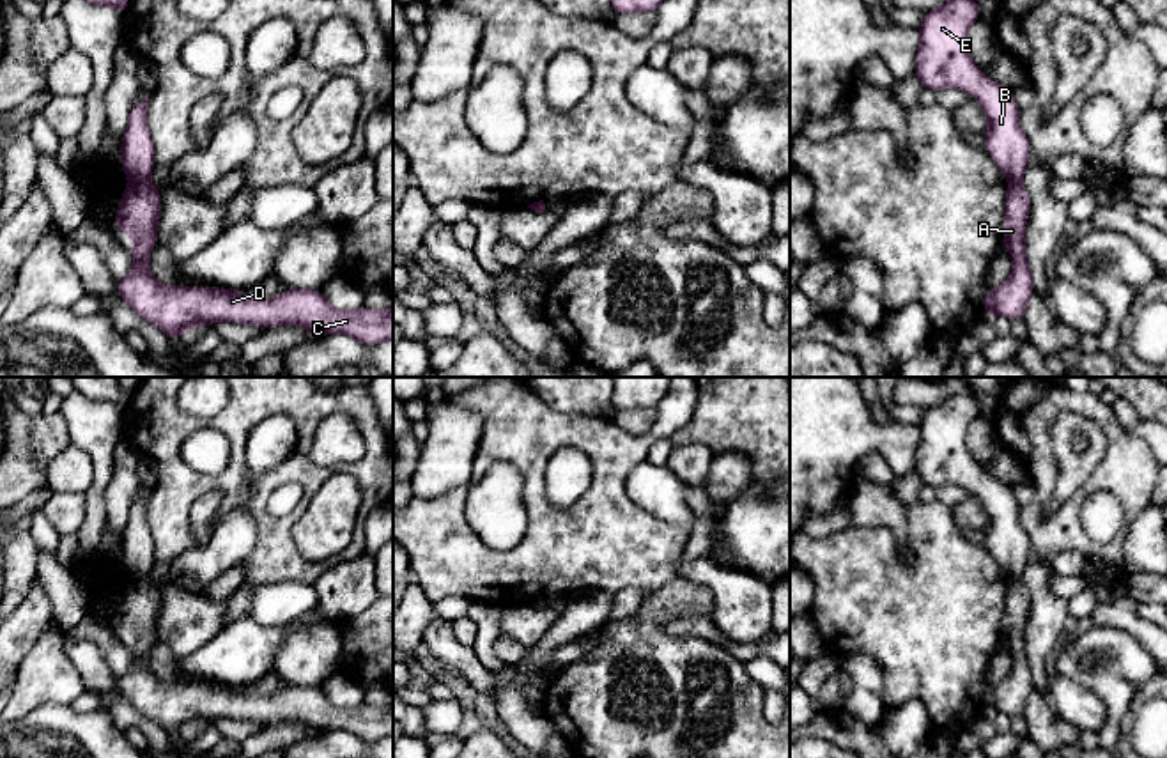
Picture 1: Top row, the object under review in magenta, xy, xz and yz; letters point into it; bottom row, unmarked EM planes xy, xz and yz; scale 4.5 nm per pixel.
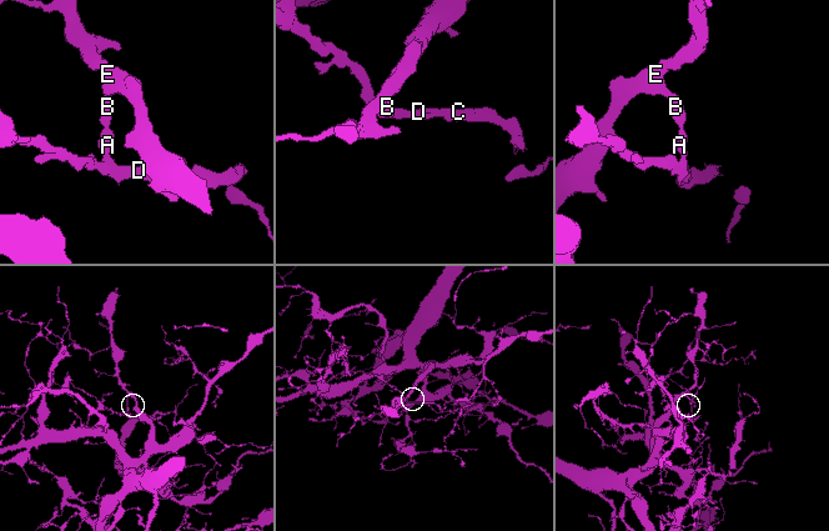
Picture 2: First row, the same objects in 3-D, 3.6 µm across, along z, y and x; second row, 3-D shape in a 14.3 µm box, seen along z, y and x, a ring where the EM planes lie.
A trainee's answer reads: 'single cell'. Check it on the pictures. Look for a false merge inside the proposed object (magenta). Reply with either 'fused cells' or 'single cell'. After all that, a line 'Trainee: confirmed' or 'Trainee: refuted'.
fused cells
Trainee: refuted

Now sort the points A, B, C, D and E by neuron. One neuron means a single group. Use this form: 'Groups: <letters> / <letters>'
Groups: A C D / B E

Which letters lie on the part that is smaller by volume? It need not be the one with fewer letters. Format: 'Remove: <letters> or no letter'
Remove: A, C, D

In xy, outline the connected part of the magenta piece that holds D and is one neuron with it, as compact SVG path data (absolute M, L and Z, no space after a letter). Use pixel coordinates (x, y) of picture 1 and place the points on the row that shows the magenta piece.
M131 181L122 193L113 227L133 241L133 269L117 282L120 299L138 317L158 326L172 342L193 326L218 321L260 326L264 329L298 322L315 336L345 333L365 345L393 338L393 303L386 312L361 306L335 310L322 290L289 289L273 299L251 299L244 289L163 285L149 271L149 253L158 244L161 193L149 181Z

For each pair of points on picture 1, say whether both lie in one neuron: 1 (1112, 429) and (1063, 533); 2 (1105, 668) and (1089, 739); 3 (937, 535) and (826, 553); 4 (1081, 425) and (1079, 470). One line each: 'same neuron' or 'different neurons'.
1: same neuron
2: different neurons
3: same neuron
4: same neuron

